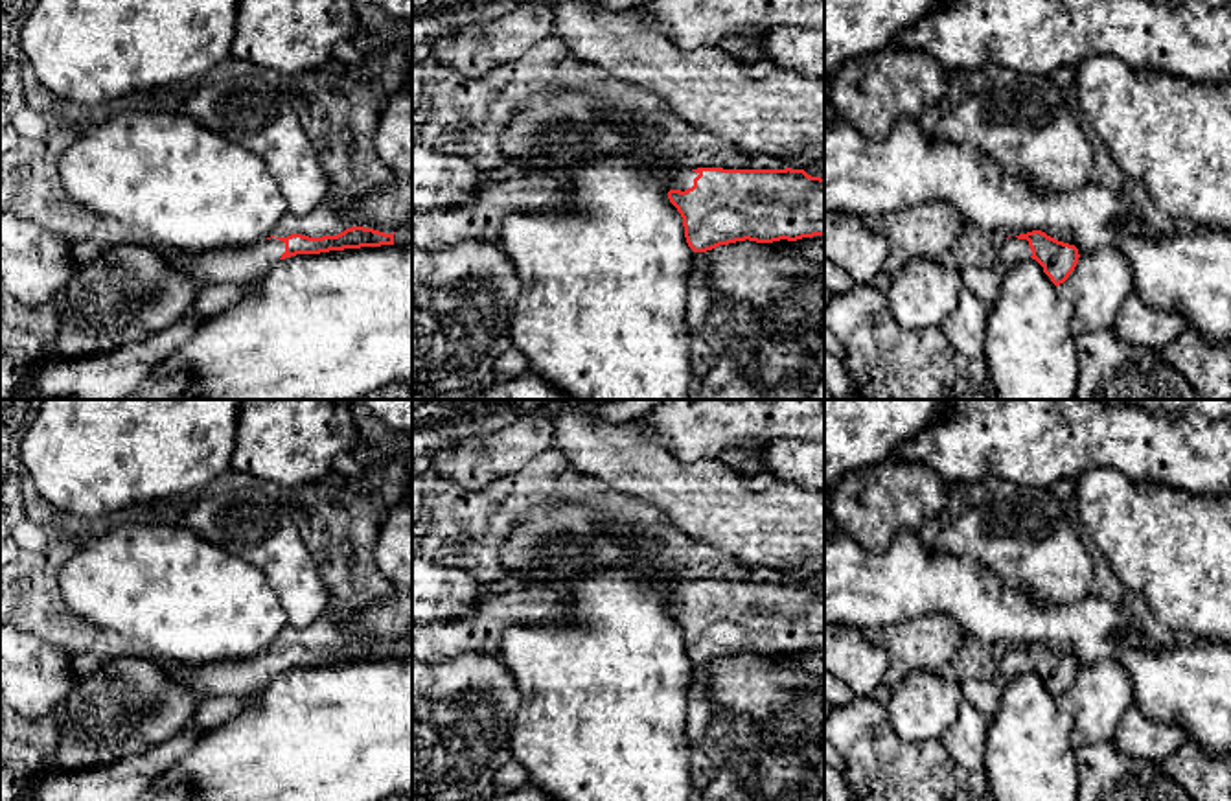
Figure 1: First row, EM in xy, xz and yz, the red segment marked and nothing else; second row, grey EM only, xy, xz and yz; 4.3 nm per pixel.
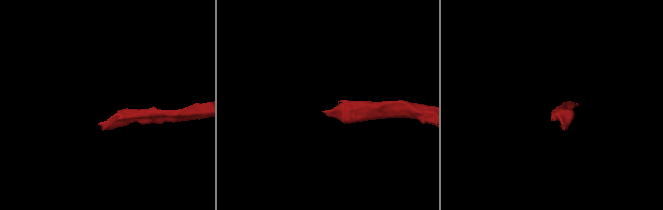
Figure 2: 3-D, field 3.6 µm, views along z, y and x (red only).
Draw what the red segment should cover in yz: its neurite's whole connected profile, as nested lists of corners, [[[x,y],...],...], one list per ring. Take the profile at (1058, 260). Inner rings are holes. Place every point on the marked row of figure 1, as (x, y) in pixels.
[[[1041,230],[1010,236],[1001,247],[1001,267],[1014,267],[1023,260],[1036,260],[1051,282],[1064,284],[1078,263],[1078,249],[1058,241]]]

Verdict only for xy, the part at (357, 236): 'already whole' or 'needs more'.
needs more

